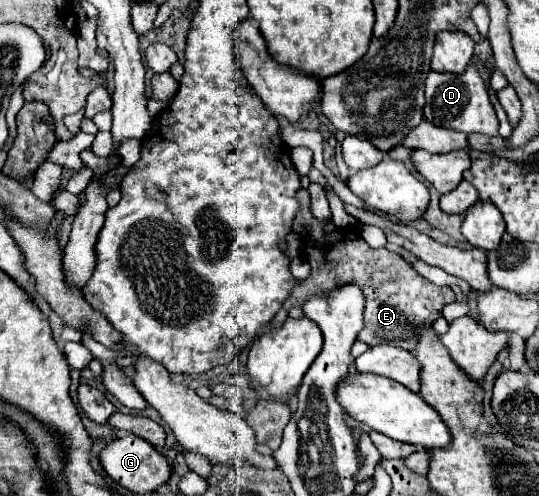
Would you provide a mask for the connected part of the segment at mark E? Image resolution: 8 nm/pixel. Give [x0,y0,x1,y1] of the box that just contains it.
[283,188,455,352]

